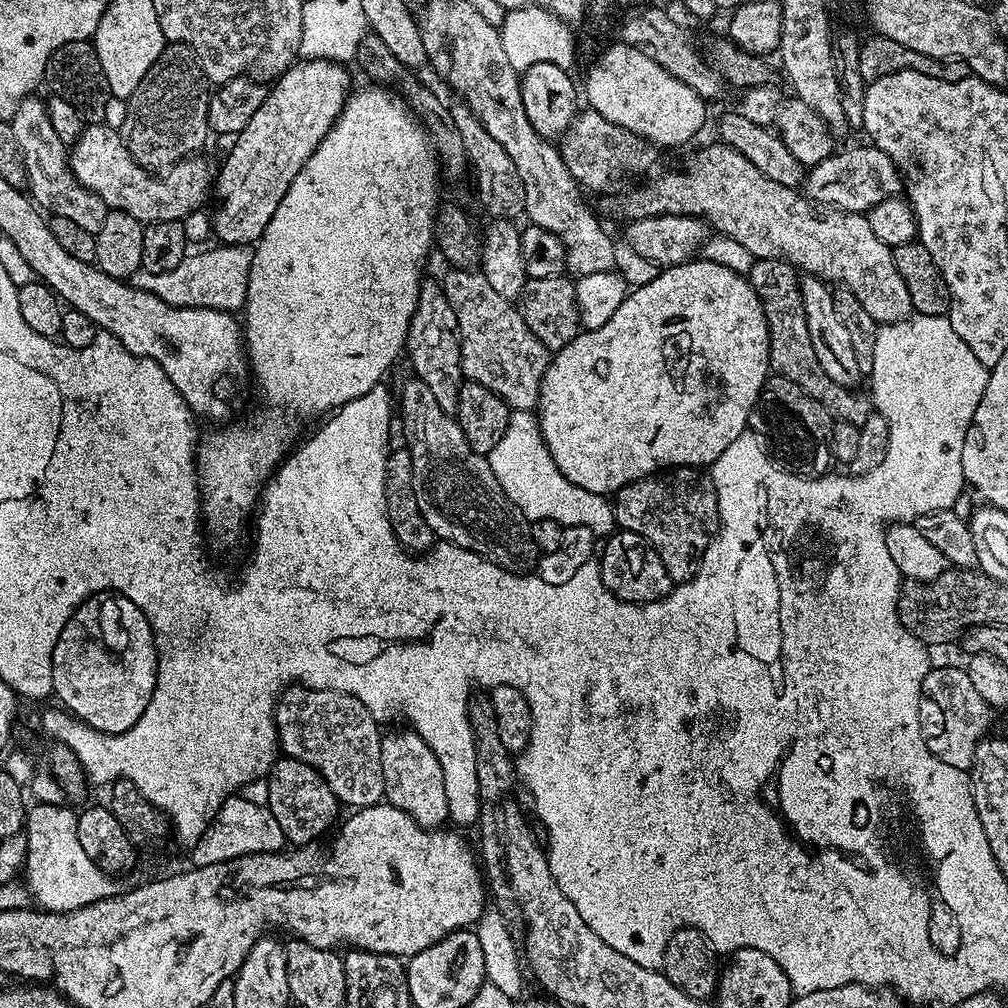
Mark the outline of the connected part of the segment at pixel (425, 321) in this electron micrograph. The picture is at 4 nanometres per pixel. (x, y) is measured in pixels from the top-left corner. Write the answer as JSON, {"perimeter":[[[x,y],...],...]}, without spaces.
{"perimeter":[[[425,279],[420,286],[420,301],[414,310],[414,318],[410,318],[406,360],[412,363],[415,379],[426,382],[430,386],[430,394],[434,394],[438,406],[442,410],[455,413],[458,406],[458,390],[462,383],[460,370],[460,327],[458,318],[450,306],[444,293],[444,285],[439,279]]]}

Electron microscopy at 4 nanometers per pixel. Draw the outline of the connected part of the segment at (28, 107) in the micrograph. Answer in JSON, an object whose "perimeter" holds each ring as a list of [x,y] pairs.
{"perimeter":[[[30,94],[27,96],[23,102],[20,103],[18,106],[18,110],[15,114],[12,115],[12,119],[10,121],[12,125],[12,129],[14,130],[14,134],[18,138],[18,146],[22,150],[22,158],[26,162],[26,170],[28,171],[28,183],[27,187],[29,189],[32,188],[32,192],[30,191],[30,196],[33,201],[45,213],[51,214],[52,216],[61,216],[62,218],[70,218],[70,222],[74,222],[77,224],[77,226],[82,226],[82,230],[86,230],[87,232],[95,234],[98,229],[102,226],[102,222],[105,220],[105,218],[108,217],[108,213],[110,209],[106,207],[106,205],[102,202],[102,198],[98,198],[98,194],[94,194],[89,188],[84,188],[81,184],[79,184],[76,180],[76,176],[72,173],[71,167],[70,167],[70,152],[69,149],[66,147],[65,142],[62,138],[58,138],[57,131],[54,130],[54,126],[50,122],[50,114],[48,113],[48,106],[47,103],[42,99],[39,100],[39,95],[36,94]]]}

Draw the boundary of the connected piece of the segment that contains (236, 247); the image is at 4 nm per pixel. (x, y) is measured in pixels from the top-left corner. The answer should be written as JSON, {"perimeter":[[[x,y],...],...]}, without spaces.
{"perimeter":[[[233,244],[223,251],[228,264],[200,264],[195,254],[189,254],[182,262],[178,262],[178,266],[174,266],[174,270],[162,274],[141,270],[130,277],[130,283],[133,288],[152,292],[162,298],[162,302],[175,308],[209,308],[239,313],[246,304],[253,249],[246,244]]]}

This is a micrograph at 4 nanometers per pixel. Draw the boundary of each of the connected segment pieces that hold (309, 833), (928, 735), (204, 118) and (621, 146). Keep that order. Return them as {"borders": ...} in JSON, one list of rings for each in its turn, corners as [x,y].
{"borders":[[[[291,758],[277,759],[272,769],[268,771],[267,784],[266,807],[274,814],[278,826],[282,826],[282,834],[289,845],[303,846],[317,843],[323,837],[320,835],[337,823],[338,801],[334,790],[330,790],[330,786],[326,786],[323,778],[310,766]]],[[[929,667],[920,691],[920,733],[930,754],[955,768],[971,769],[974,750],[978,742],[985,739],[992,716],[993,709],[988,707],[982,694],[974,690],[974,682],[970,682],[963,667]]],[[[169,43],[131,97],[126,100],[128,117],[123,135],[130,154],[142,167],[167,170],[180,160],[195,157],[210,137],[208,126],[209,81],[204,79],[200,61],[185,44]]],[[[590,106],[585,107],[585,112],[584,109],[577,111],[575,120],[559,141],[558,147],[561,158],[566,162],[566,170],[570,170],[577,185],[584,190],[589,188],[592,192],[619,193],[629,183],[627,180],[631,176],[647,177],[653,171],[651,168],[656,164],[658,152],[657,145],[641,140],[630,130],[602,118],[602,114]]]]}

